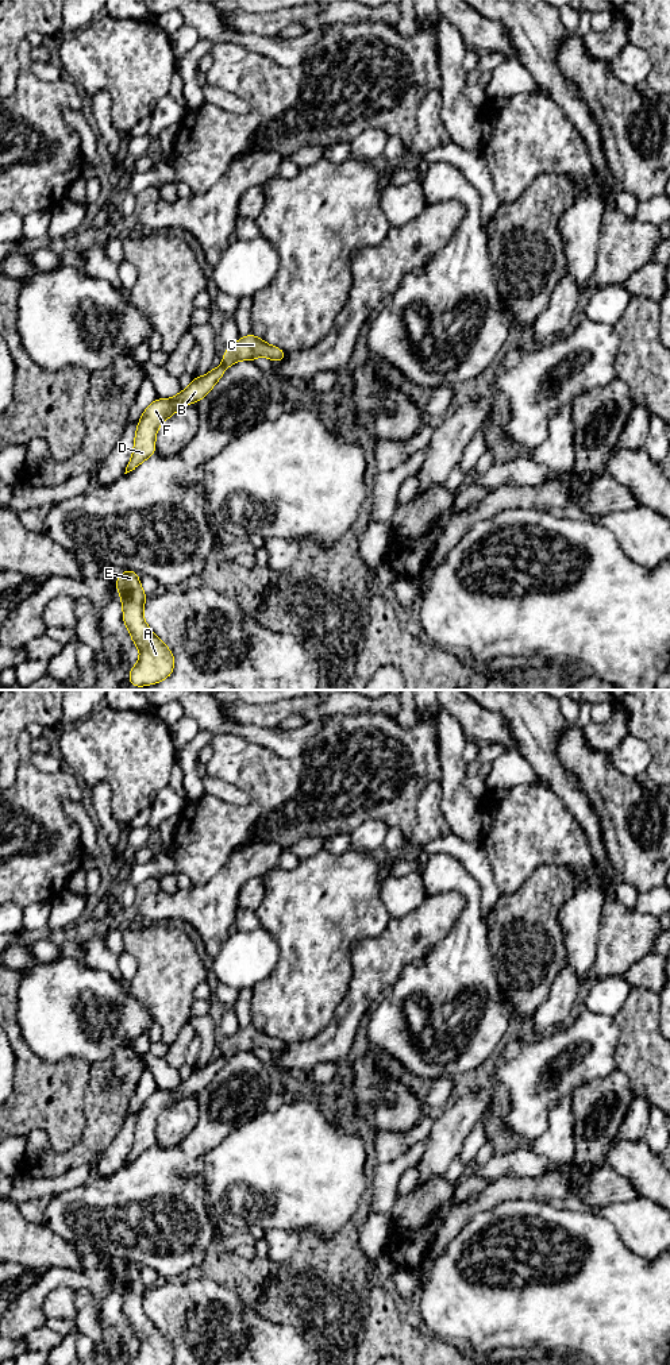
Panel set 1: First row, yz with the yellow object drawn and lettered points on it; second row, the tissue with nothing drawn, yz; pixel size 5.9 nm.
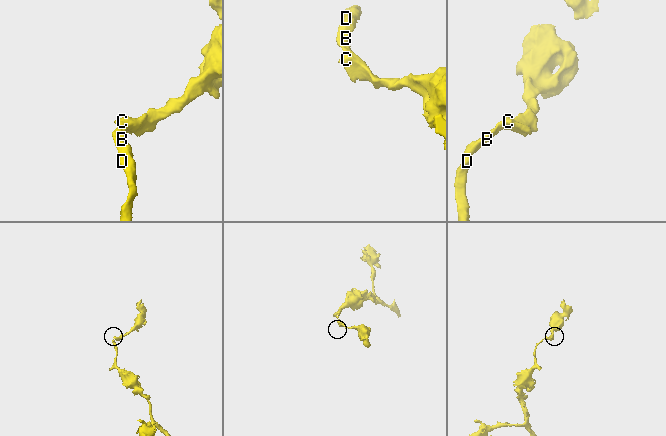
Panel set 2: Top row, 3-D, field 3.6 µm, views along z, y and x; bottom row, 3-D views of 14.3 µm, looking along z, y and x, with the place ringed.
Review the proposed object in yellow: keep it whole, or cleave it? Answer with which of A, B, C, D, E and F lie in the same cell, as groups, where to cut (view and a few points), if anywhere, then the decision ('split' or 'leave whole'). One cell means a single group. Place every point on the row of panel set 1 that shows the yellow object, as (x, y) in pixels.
A B C D E F | no cut | leave whole

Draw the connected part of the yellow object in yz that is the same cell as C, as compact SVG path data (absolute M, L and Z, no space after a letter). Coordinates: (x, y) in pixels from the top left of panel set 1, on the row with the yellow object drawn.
M250 333L226 348L220 367L213 367L204 377L195 377L189 387L181 390L174 398L157 398L153 401L138 423L134 452L124 474L135 470L142 462L155 454L155 435L165 420L173 416L180 408L204 398L231 365L240 359L253 362L258 356L267 356L273 362L280 362L286 358L286 351L270 346Z

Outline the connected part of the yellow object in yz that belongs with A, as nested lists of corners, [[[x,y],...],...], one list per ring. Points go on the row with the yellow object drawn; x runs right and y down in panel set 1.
[[[124,570],[115,581],[122,595],[123,622],[132,643],[139,648],[138,663],[131,668],[128,682],[135,687],[155,685],[169,678],[174,670],[174,655],[147,626],[143,618],[143,605],[147,595],[142,590],[136,571]]]

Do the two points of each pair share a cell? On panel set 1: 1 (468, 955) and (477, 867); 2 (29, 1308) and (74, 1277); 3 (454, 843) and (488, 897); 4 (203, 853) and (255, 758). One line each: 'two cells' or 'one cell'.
1: two cells
2: one cell
3: one cell
4: one cell

